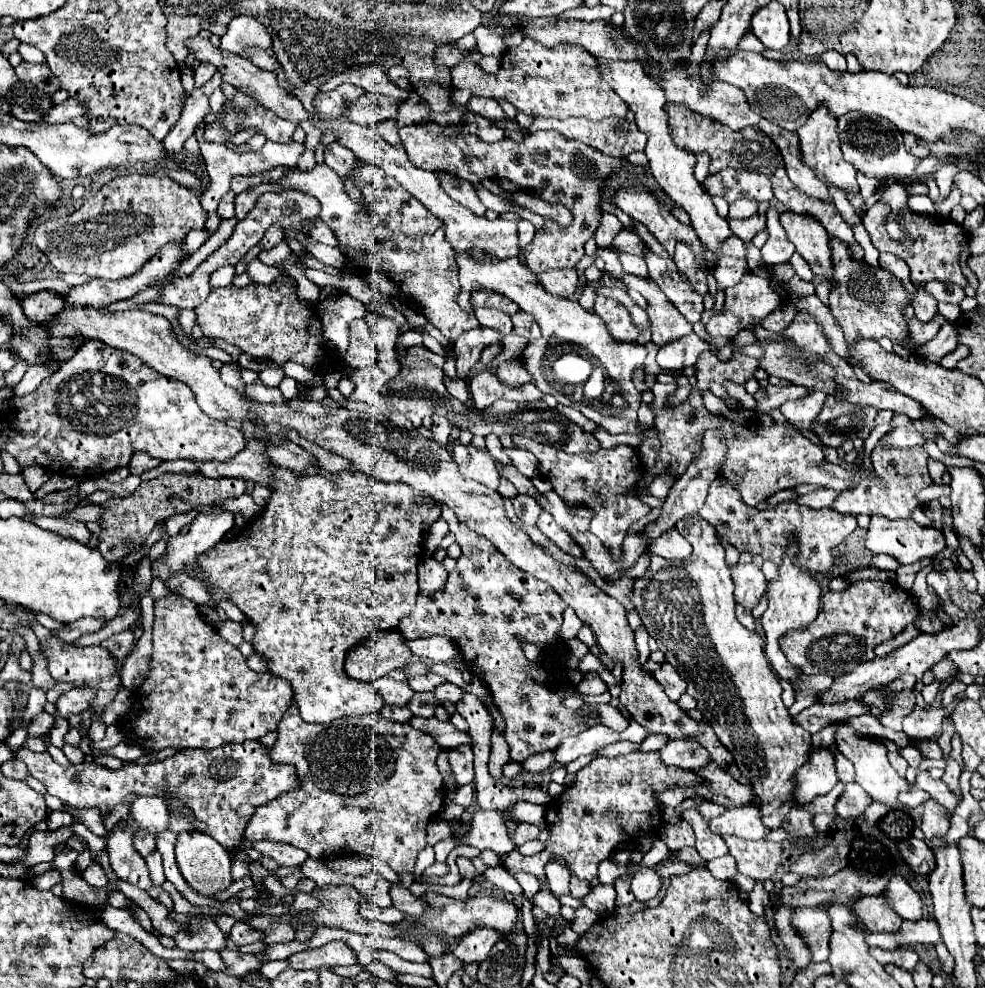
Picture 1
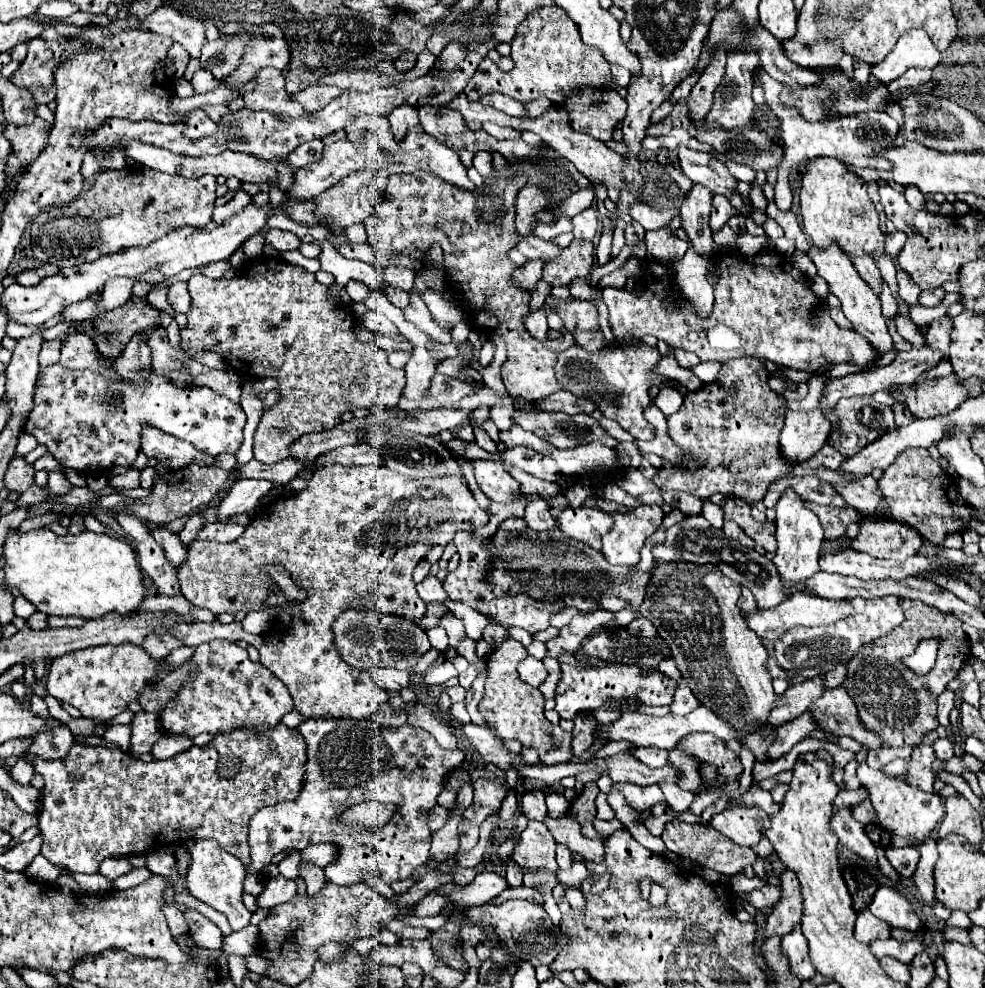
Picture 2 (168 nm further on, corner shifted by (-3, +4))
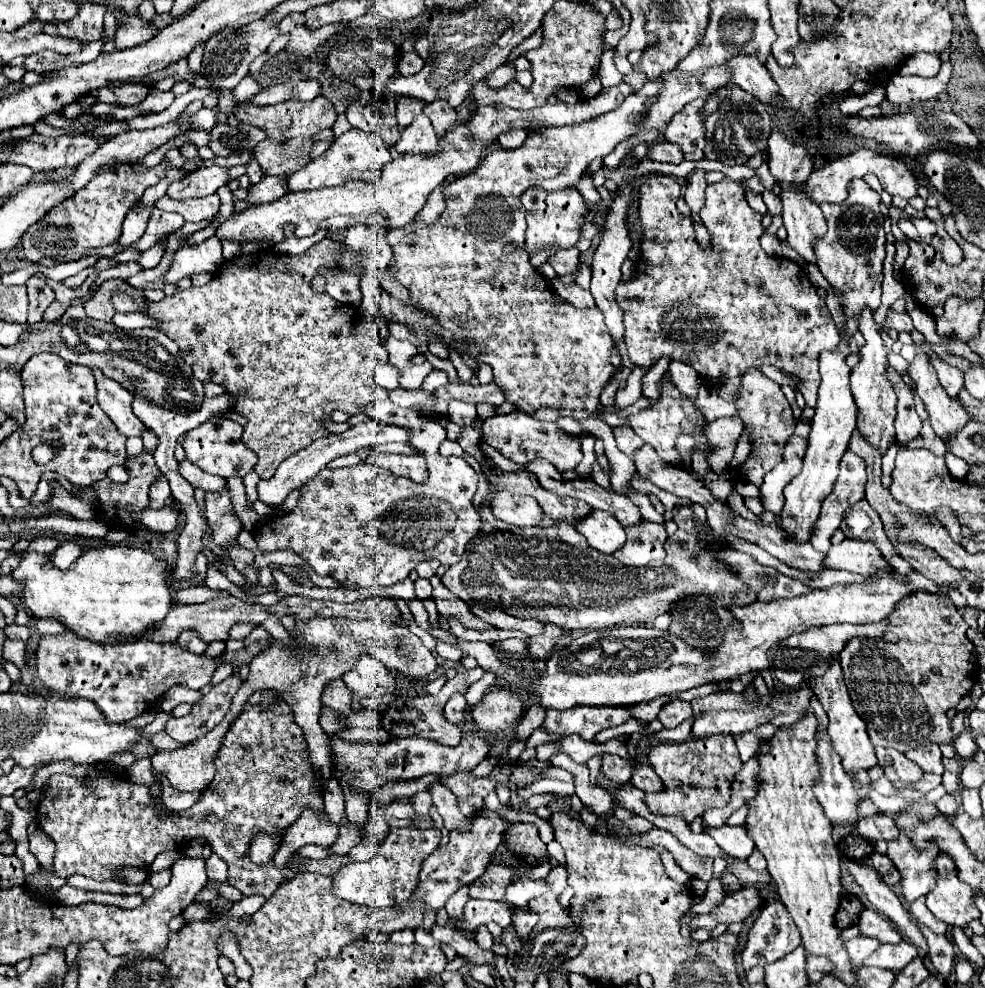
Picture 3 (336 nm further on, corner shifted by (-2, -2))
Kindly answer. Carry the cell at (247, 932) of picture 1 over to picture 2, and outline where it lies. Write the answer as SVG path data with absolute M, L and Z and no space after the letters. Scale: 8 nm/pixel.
M192 840L192 842L186 842L186 848L192 856L192 862L188 866L188 876L186 876L186 886L190 894L210 904L212 908L224 912L234 932L248 926L252 912L246 910L246 906L242 904L242 894L244 894L242 882L246 878L244 864L236 856L226 852L222 846L218 846L214 840Z

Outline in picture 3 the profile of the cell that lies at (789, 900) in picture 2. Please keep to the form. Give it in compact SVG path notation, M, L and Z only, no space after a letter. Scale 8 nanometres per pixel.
M773 900L761 910L749 930L747 944L741 950L741 964L745 972L749 972L755 966L765 966L783 958L799 944L799 930L795 928L787 908L783 908L781 900Z

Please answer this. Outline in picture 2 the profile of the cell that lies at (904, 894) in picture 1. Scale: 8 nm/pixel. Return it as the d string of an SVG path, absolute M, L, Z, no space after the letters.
M880 886L872 898L870 910L872 914L886 920L894 928L906 928L906 930L920 928L920 918L914 912L912 902L896 886Z

